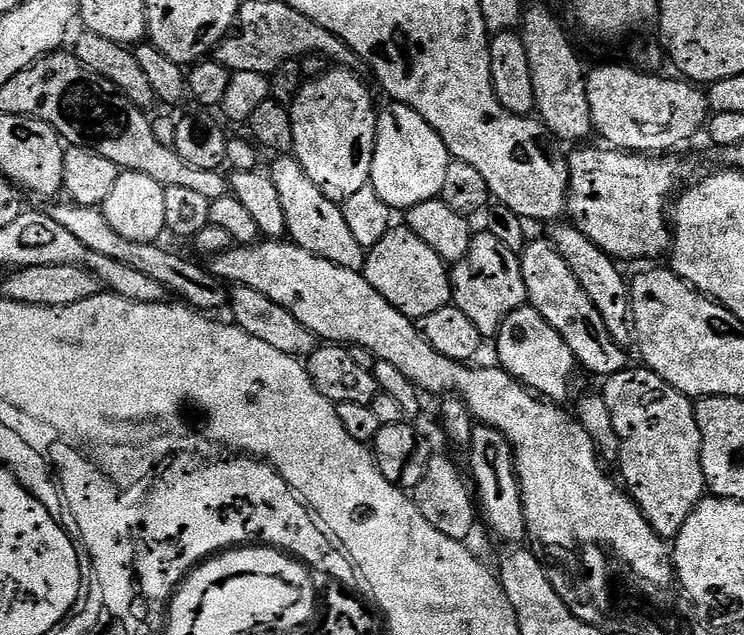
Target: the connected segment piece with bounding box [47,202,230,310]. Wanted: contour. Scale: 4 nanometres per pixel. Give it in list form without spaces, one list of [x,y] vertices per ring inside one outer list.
[[[53,203],[53,208],[47,209],[48,216],[54,218],[54,222],[59,222],[82,246],[94,250],[96,254],[106,254],[108,258],[114,258],[122,262],[123,265],[131,266],[134,270],[141,271],[154,278],[156,282],[163,285],[169,292],[174,292],[183,303],[197,310],[212,310],[208,308],[220,308],[229,303],[230,292],[225,281],[215,276],[207,267],[195,264],[192,260],[187,260],[184,256],[179,256],[176,252],[171,252],[168,248],[163,248],[163,243],[157,242],[147,244],[146,242],[132,242],[130,238],[124,238],[106,222],[103,211],[99,207],[91,208],[81,204],[59,204]]]

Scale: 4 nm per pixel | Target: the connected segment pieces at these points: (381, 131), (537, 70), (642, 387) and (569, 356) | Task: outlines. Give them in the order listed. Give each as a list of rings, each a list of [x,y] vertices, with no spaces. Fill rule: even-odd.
[[[388,102],[376,117],[376,145],[370,187],[394,210],[407,210],[418,202],[441,195],[450,157],[442,138],[410,106]]]
[[[525,3],[523,12],[520,13],[518,31],[522,38],[522,46],[526,46],[526,58],[530,58],[530,82],[534,82],[534,98],[536,99],[536,112],[539,119],[554,133],[557,141],[584,140],[588,135],[593,135],[590,114],[590,103],[587,98],[586,67],[580,61],[564,24],[544,4]]]
[[[629,366],[607,377],[603,381],[602,395],[606,406],[610,406],[610,418],[614,418],[614,430],[620,439],[618,467],[624,475],[626,491],[655,532],[665,542],[672,542],[682,530],[686,518],[690,518],[694,506],[698,506],[698,502],[706,495],[702,470],[702,434],[696,421],[693,401],[647,366],[639,367]]]
[[[525,306],[514,310],[502,322],[500,333],[494,337],[496,344],[496,356],[499,367],[525,388],[536,393],[537,396],[549,402],[564,402],[568,391],[572,388],[572,375],[578,372],[578,365],[570,346],[562,342],[558,330],[538,314],[538,310],[531,306]]]

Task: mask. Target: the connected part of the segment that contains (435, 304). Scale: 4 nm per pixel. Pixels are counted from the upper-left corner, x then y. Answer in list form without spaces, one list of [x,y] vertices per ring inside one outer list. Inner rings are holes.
[[[407,226],[389,228],[382,242],[367,249],[362,275],[370,282],[370,286],[374,286],[374,290],[378,290],[378,294],[382,294],[382,298],[386,298],[386,302],[390,302],[390,306],[394,306],[413,322],[418,322],[426,314],[434,314],[434,310],[442,310],[452,304],[452,278],[449,265]]]

